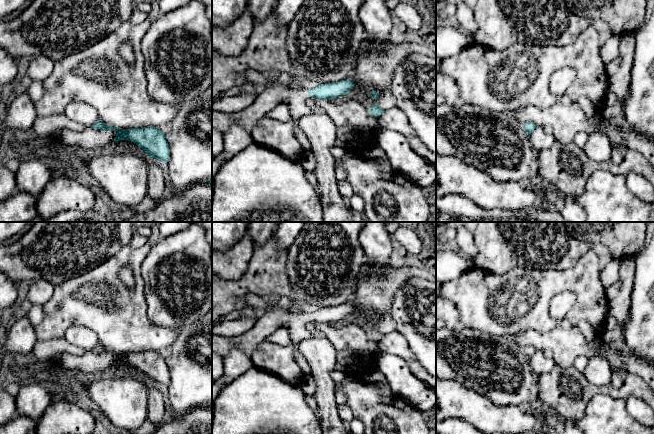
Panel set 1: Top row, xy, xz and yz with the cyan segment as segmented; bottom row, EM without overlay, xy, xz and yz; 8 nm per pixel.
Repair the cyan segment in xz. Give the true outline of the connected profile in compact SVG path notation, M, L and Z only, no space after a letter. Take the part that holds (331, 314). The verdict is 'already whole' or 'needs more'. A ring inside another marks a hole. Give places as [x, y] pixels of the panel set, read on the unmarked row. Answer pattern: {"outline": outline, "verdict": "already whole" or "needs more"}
{"outline": "M350 302L313 310L309 314L294 314L281 307L269 306L263 315L256 320L253 328L238 336L225 337L212 333L212 352L224 358L233 347L236 347L251 358L256 347L270 334L282 327L289 330L292 343L297 345L302 339L312 335L324 336L319 331L308 331L306 324L309 321L337 322L347 318L354 310L355 308Z", "verdict": "needs more"}

